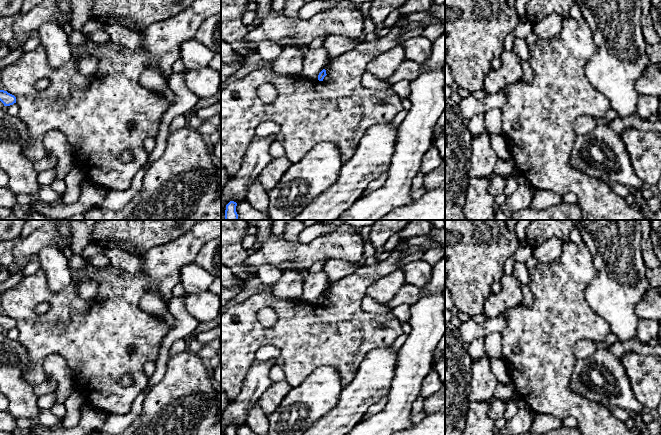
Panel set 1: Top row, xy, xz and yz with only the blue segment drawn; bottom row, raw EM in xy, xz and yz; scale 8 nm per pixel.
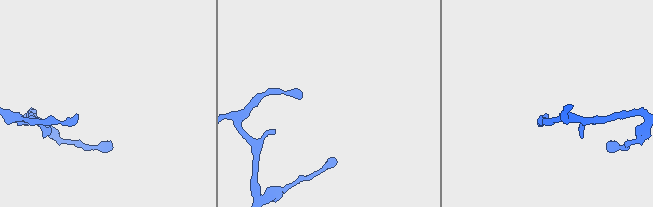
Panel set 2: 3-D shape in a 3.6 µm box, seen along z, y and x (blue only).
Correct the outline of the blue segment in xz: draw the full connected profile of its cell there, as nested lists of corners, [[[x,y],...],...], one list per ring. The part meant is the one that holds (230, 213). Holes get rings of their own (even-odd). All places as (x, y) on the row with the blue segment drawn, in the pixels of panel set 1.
[[[230,201],[226,205],[225,210],[225,220],[238,220],[238,214],[236,212],[237,203],[234,201]]]

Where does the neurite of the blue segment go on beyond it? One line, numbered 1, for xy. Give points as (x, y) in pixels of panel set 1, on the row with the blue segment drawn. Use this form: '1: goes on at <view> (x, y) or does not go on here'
1: does not go on here

